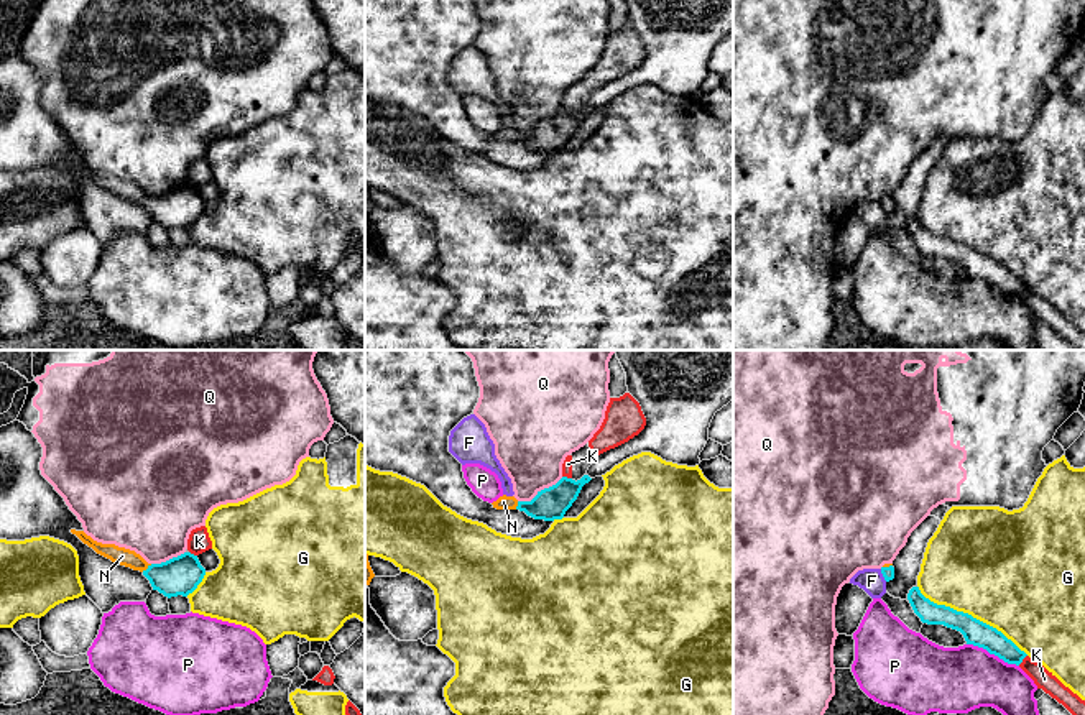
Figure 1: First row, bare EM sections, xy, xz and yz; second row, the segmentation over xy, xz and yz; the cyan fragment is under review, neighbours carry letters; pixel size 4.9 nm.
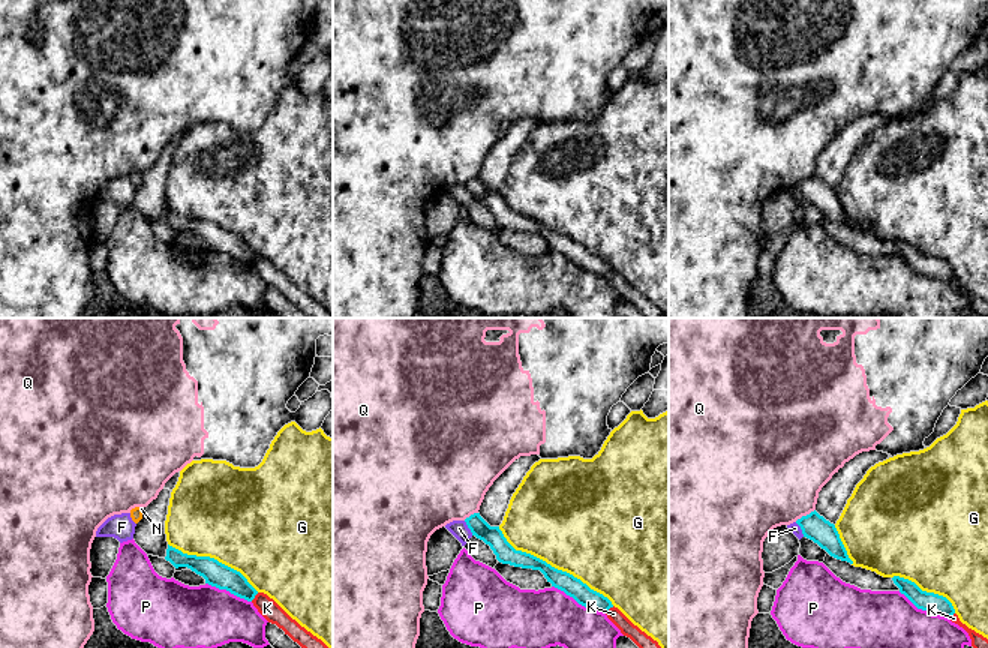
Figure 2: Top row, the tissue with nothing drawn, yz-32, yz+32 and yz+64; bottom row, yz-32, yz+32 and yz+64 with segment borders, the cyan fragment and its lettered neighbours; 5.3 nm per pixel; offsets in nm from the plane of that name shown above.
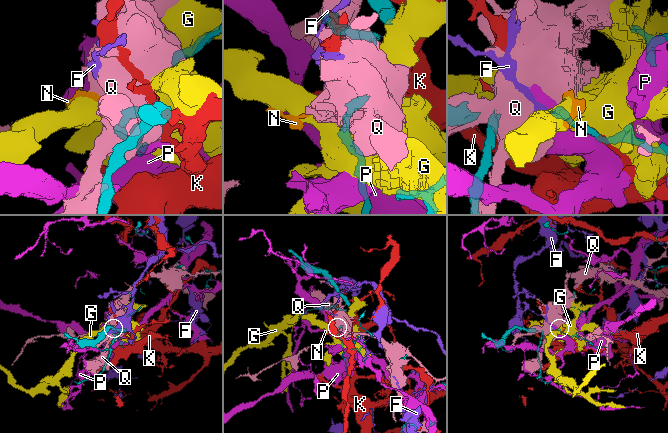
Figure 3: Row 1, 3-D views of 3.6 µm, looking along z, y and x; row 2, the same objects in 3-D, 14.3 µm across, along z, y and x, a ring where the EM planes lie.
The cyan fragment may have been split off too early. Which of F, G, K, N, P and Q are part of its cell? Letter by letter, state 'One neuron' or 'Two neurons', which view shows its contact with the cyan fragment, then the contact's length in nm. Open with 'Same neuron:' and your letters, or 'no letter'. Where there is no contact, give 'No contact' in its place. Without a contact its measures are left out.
Same neuron: N
F: Two neurons. Touches cyan in yz. Shared border 70 nm
G: Two neurons. Touches cyan in yz. Shared border 650 nm
K: Two neurons. Touches cyan in yz. Shared border 70 nm
N: One neuron. Touches cyan in xy. Shared border 70 nm
P: Two neurons. Touches cyan in yz. Shared border 280 nm
Q: Two neurons. Touches cyan in xz. Shared border 260 nm

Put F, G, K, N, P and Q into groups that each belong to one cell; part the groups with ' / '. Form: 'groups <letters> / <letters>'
groups F / G / K / N / P / Q

